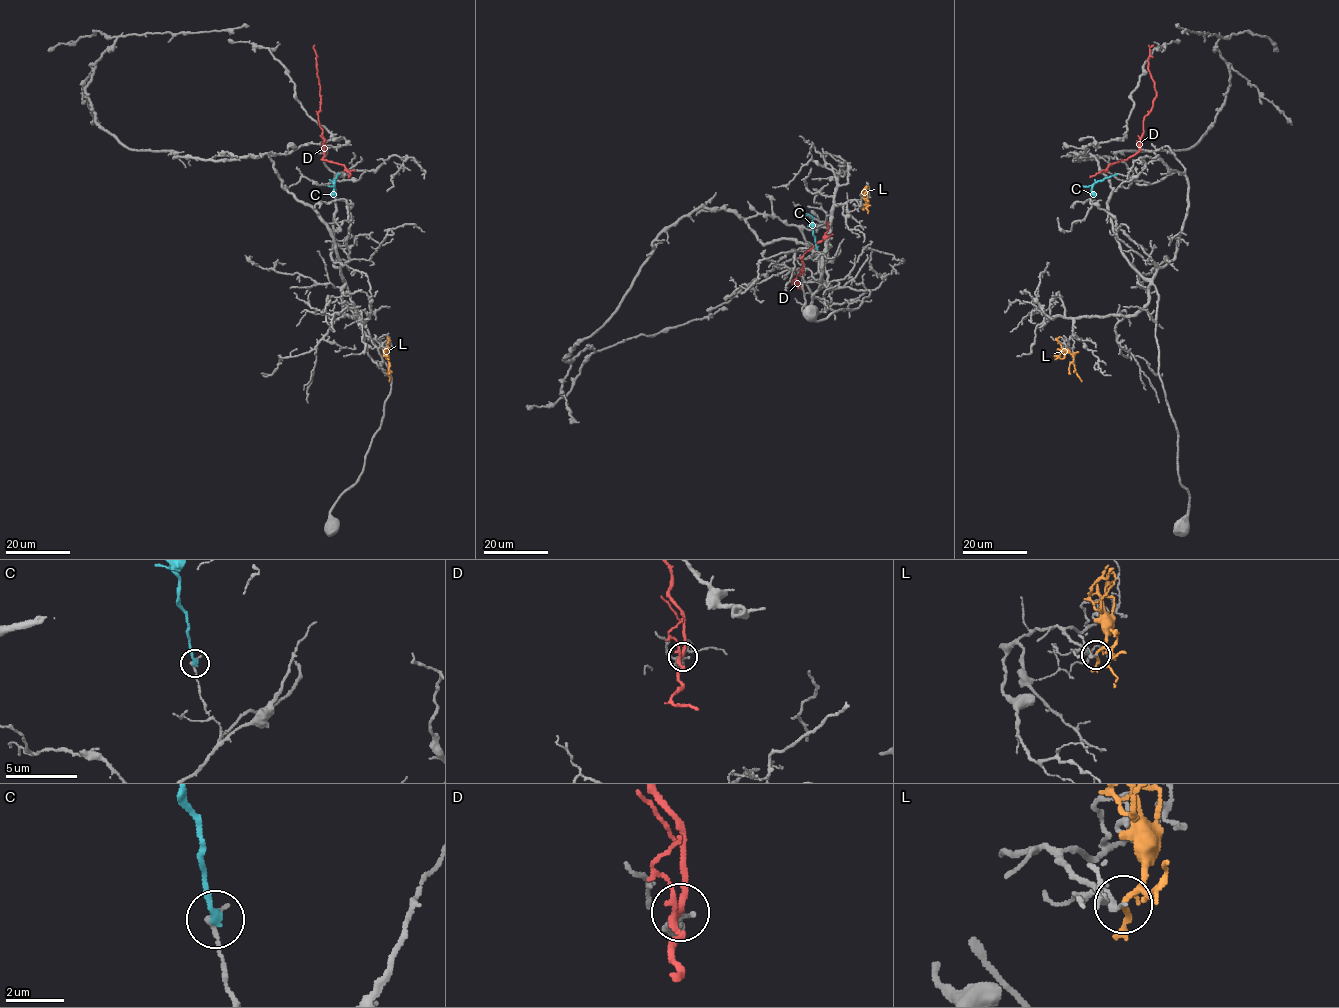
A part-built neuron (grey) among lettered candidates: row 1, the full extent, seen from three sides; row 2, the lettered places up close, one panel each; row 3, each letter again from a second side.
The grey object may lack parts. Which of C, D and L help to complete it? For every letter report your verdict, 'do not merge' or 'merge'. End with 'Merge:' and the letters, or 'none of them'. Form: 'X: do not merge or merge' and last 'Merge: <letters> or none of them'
C: do not merge
D: merge
L: do not merge
Merge: D

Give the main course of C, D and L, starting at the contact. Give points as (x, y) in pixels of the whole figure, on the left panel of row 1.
C: (338, 173), (334, 186), (327, 185)
D: (325, 149), (318, 113), (320, 85), (314, 45)
L: (385, 354), (389, 348), (387, 336)

